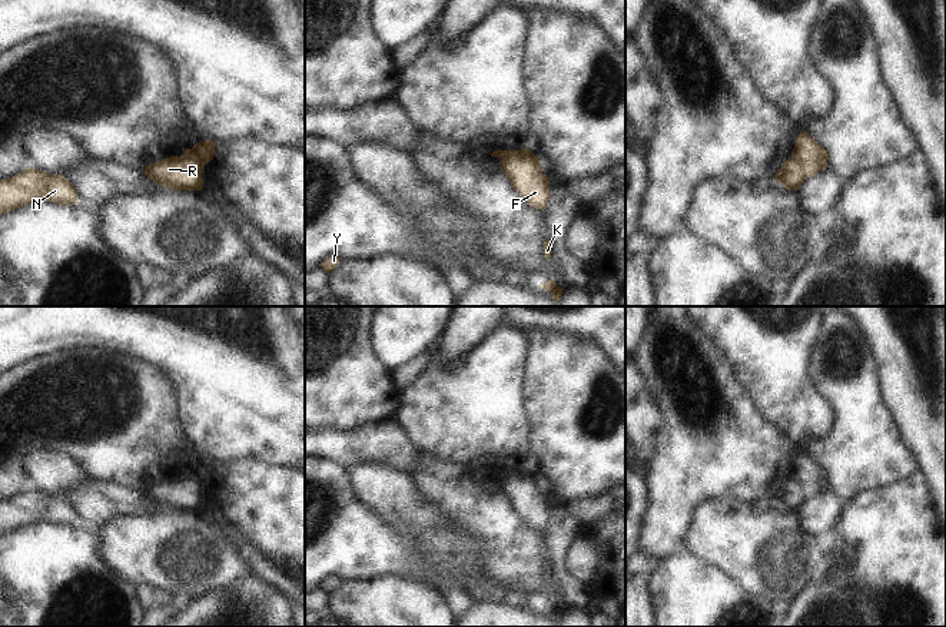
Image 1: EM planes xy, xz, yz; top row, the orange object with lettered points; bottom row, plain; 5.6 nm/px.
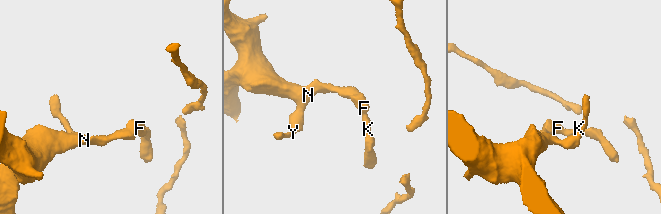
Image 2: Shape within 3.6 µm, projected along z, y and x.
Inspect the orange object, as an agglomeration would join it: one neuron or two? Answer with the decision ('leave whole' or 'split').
split

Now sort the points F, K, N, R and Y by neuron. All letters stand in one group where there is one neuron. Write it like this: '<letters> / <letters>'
F K / N R Y

